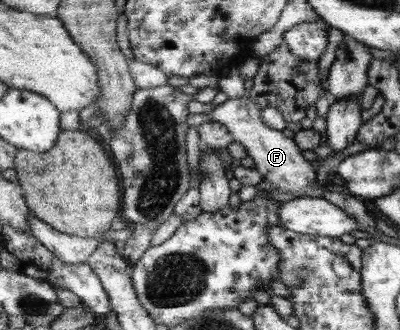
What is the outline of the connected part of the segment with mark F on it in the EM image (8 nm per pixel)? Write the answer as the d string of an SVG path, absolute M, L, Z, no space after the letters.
M248 93L238 98L228 98L207 114L190 112L186 117L189 125L198 127L207 121L217 121L229 129L233 135L233 142L246 148L247 155L254 159L255 168L263 175L263 182L256 187L266 192L278 190L284 193L294 193L299 197L324 197L329 185L318 184L316 169L304 158L302 150L292 138L282 132L286 129L287 121L282 112L275 107L264 108L258 105Z

